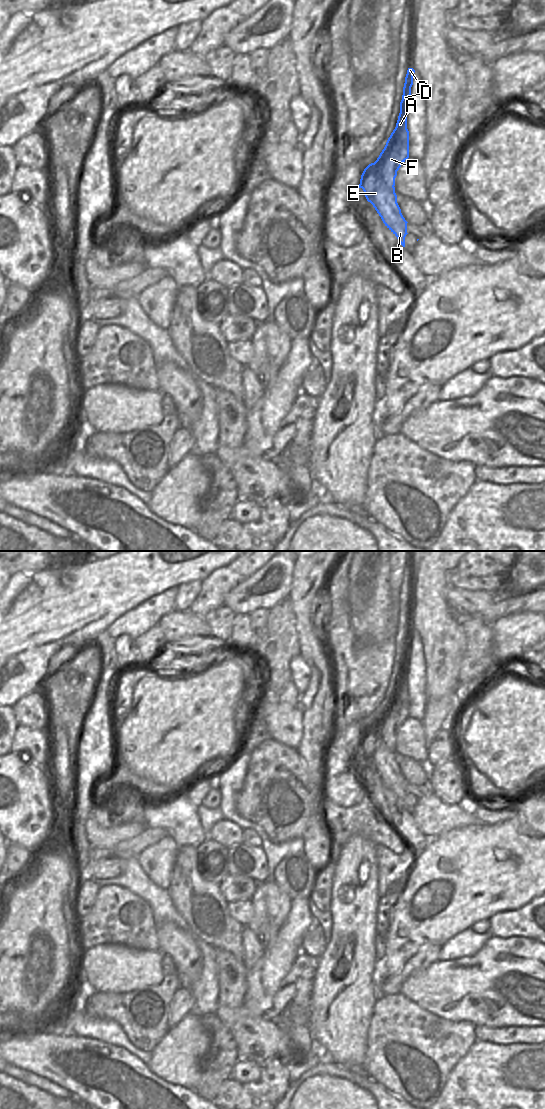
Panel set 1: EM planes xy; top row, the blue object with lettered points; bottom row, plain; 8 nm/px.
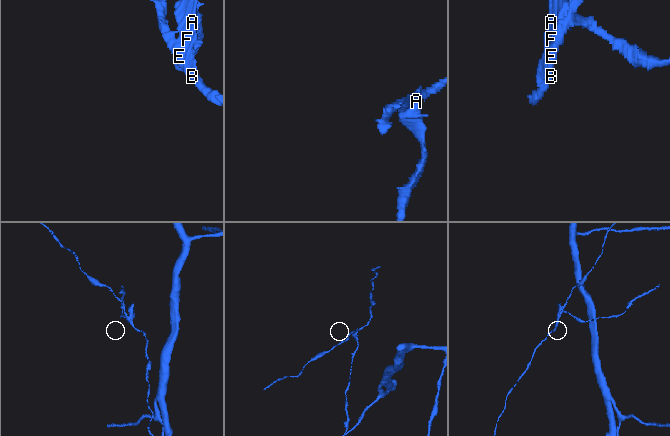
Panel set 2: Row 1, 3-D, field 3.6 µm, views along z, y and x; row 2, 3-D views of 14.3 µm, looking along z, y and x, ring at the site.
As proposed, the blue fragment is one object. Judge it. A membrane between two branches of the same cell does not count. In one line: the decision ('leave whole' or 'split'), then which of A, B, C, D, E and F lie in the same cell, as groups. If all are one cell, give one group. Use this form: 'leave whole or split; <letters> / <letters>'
split; A C D F / B E

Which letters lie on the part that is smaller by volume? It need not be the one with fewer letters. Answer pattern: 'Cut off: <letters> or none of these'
Cut off: A, C, D, F

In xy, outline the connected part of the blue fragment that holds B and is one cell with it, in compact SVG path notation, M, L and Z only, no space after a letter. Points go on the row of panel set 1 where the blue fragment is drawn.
M369 164L363 171L359 188L362 188L365 197L370 202L385 226L397 237L403 247L405 247L405 237L407 233L407 221L401 213L397 203L395 187L390 188L381 179L381 169L377 164Z

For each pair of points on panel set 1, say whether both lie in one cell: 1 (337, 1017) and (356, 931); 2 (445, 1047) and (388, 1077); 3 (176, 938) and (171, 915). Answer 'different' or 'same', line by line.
1: same
2: same
3: different

